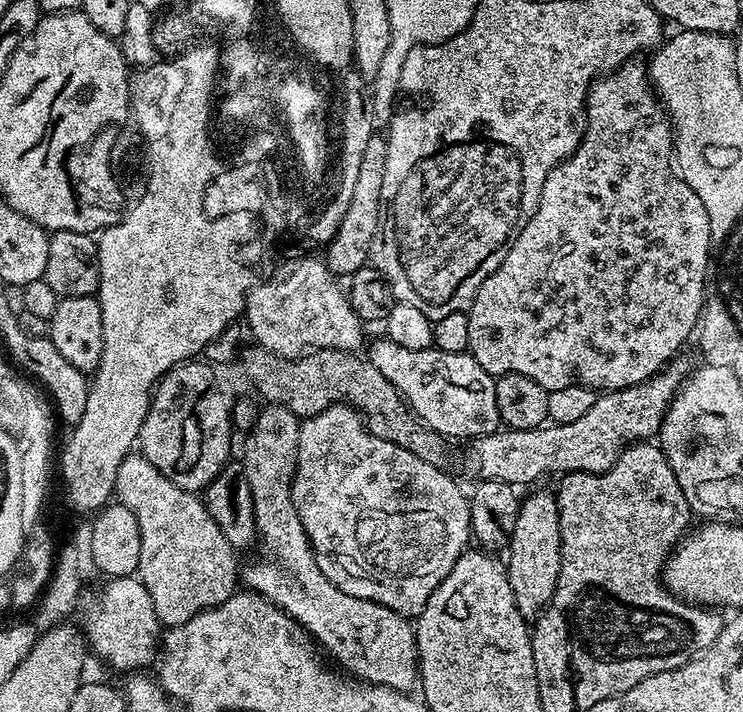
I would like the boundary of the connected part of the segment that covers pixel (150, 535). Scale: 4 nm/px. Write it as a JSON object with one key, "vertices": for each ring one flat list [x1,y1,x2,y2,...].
{"vertices":[[130,454,116,468,115,499,134,518,138,518,138,530,142,534,142,558,138,578,146,586,146,594,150,594,150,602,154,602,156,617,161,625,173,628,179,624,188,624,199,612,226,602,238,588,238,568,236,572,237,553,226,542,222,530,210,518,208,509,199,495,182,490,170,482,155,466,139,454]]}

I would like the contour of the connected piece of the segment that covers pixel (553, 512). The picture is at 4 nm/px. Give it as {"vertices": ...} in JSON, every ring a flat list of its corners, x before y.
{"vertices":[[551,491,532,492,521,499,518,522,506,549,506,567,520,613,525,618,539,616,552,600,560,573,560,507]]}

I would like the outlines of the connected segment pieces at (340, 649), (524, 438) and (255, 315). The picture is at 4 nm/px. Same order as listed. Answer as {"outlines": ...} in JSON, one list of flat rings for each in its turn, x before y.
{"outlines":[[[265,403,263,407,257,411,256,422,247,433,242,467,246,482,250,482,250,498,254,498,258,540,261,545,264,543,264,552,273,561,260,560,245,572,243,569,243,583,245,580,251,591,271,600,291,616,326,656,328,651,327,659,337,660,332,662,345,673,365,684,380,684,395,692,411,693,418,684,413,621,378,602,354,598,338,590,322,574,292,497,301,417,280,404]],[[669,363,667,367,629,388,597,395,594,406,569,424,552,424,530,430,497,430,475,437,472,460,481,481,497,480,513,486,532,484,543,472,605,472,632,444,648,442,659,433,664,416,686,380,686,372]],[[304,256,282,264,275,269,274,278,261,282,248,295,246,320,248,316,248,328,256,339,253,341,279,356,302,356,318,348,359,353,365,325,349,306,341,281,327,263]]]}

